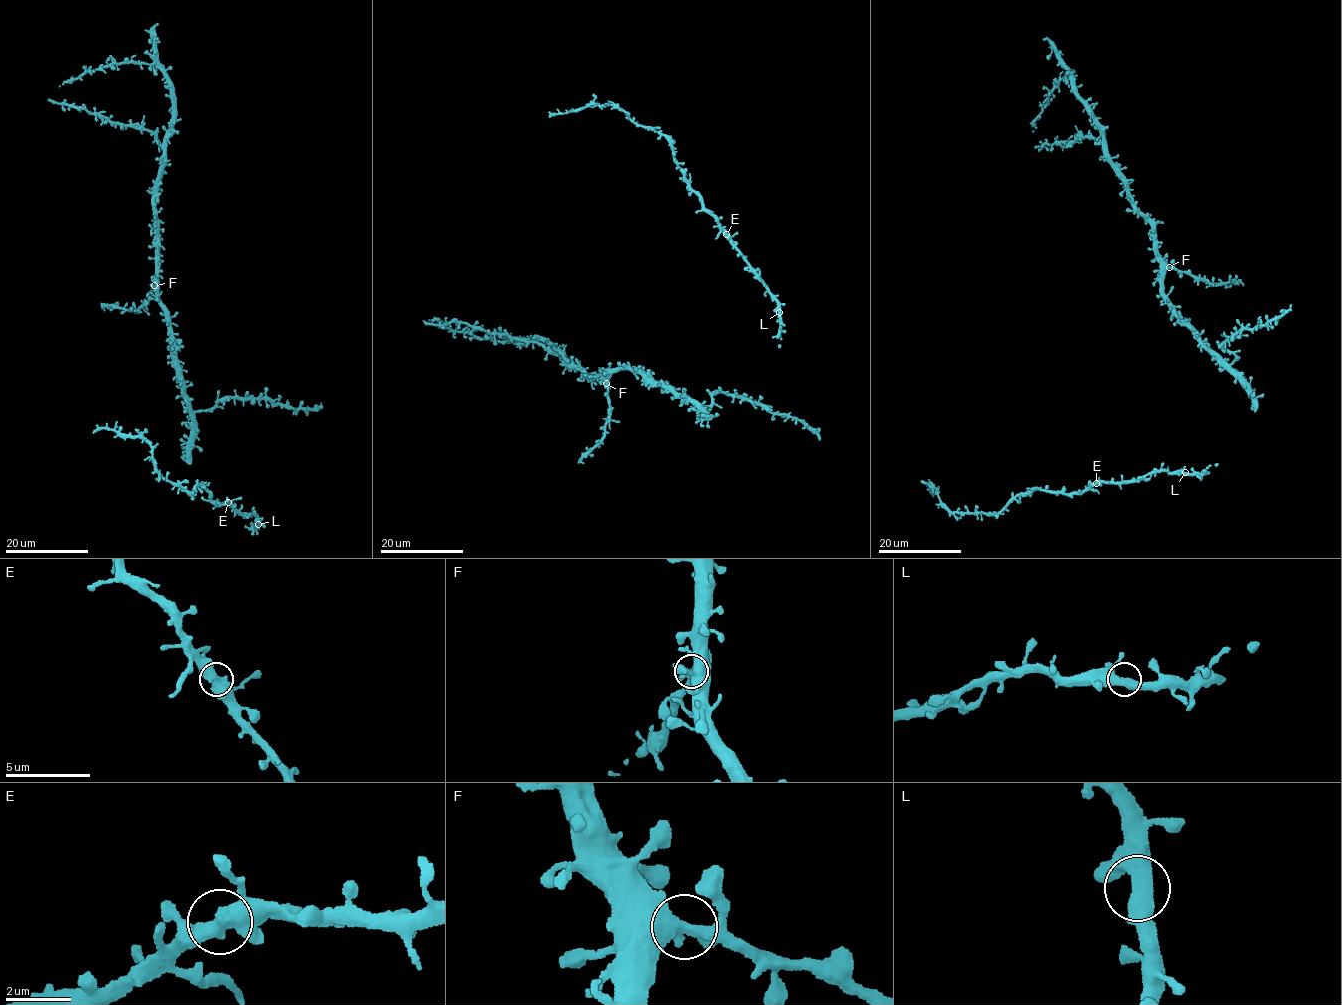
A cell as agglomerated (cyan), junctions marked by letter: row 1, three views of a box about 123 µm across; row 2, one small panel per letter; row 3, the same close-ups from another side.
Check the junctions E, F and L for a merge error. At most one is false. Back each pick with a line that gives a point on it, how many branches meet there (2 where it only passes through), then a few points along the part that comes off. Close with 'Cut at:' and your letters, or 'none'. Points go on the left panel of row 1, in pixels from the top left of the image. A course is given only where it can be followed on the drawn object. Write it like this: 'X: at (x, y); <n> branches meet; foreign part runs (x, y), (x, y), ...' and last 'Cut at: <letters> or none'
Cut at: none

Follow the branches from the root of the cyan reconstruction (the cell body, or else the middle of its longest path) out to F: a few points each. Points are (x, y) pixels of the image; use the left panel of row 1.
F: (190, 436), (193, 418), (176, 372), (175, 350), (169, 336), (164, 305), (154, 285)

